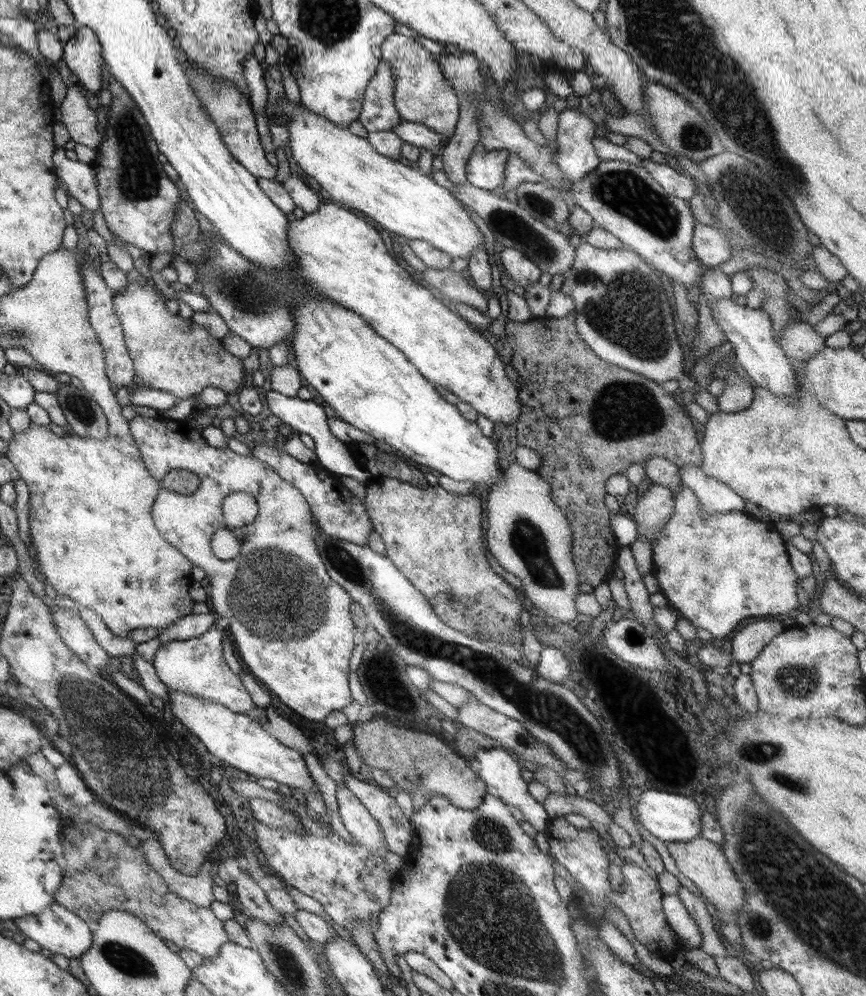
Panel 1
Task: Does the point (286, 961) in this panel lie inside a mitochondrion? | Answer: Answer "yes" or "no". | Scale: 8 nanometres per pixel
yes

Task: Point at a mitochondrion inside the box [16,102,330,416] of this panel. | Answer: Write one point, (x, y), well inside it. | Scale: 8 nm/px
(139, 178)

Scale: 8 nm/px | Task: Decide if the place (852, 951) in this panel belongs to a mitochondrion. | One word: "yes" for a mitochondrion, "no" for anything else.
yes

